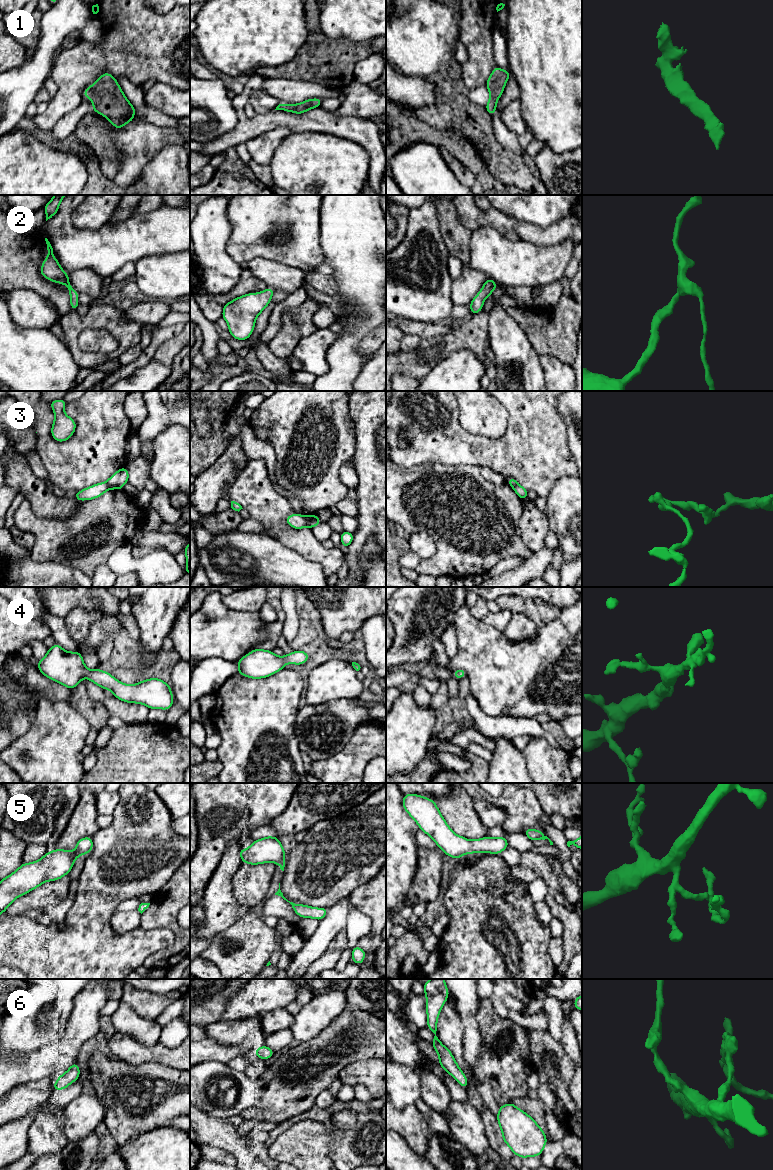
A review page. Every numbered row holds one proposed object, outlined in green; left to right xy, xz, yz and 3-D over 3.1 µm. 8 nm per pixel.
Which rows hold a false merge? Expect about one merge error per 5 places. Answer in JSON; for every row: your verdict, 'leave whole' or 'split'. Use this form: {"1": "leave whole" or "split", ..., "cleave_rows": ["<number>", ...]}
{"1": "leave whole", "2": "leave whole", "3": "split", "4": "leave whole", "5": "leave whole", "6": "leave whole", "cleave_rows": ["3"]}

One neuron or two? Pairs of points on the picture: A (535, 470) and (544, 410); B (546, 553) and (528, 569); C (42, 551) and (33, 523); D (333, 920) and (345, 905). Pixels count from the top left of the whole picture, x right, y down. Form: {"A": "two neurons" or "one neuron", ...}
{"A": "one neuron", "B": "one neuron", "C": "one neuron", "D": "one neuron"}

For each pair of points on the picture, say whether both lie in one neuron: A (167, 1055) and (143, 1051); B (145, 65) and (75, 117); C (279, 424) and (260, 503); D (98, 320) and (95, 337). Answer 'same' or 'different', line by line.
A: same
B: different
C: different
D: different

